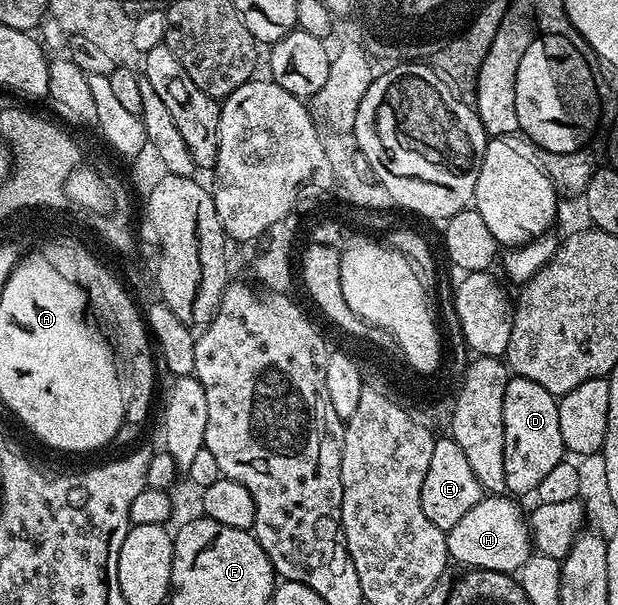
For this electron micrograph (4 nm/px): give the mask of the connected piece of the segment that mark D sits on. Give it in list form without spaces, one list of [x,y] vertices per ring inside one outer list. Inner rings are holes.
[[[512,376],[506,386],[506,398],[502,398],[502,422],[506,489],[509,493],[535,493],[542,477],[566,456],[562,429],[558,427],[557,397],[552,396],[550,390],[542,390],[538,382],[530,382],[530,378]]]

